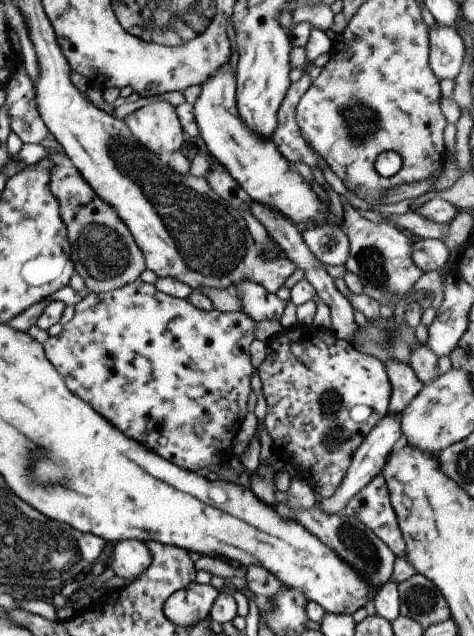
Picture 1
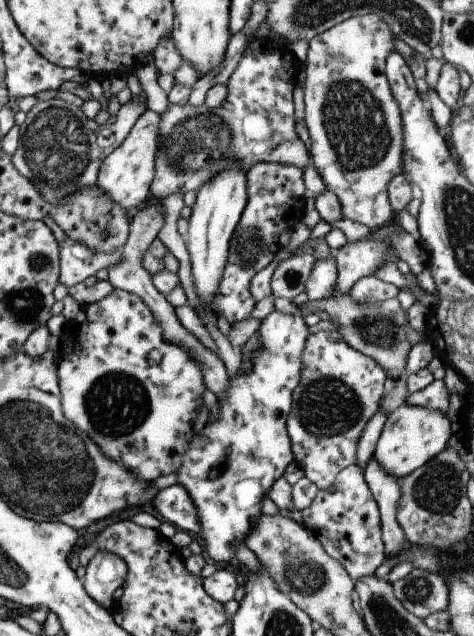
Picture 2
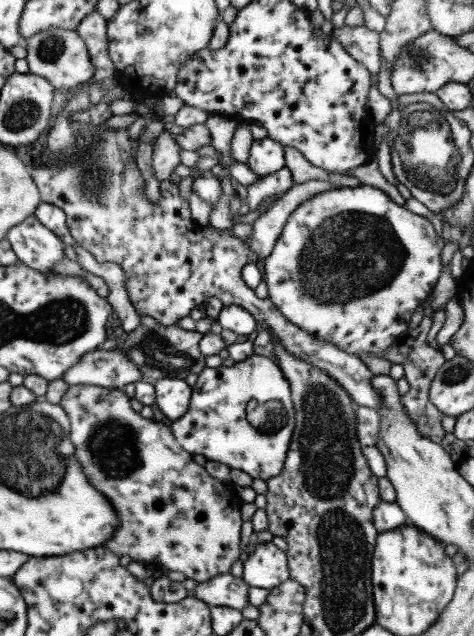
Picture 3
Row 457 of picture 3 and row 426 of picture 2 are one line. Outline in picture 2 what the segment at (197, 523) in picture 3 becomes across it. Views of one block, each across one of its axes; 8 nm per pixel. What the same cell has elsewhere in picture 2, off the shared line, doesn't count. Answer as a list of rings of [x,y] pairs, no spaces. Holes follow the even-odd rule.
[[[113,289],[109,294],[103,297],[97,302],[91,304],[84,304],[82,306],[83,316],[85,319],[79,324],[76,324],[77,320],[71,320],[70,324],[67,324],[63,332],[60,334],[60,349],[59,353],[61,358],[56,360],[57,366],[57,384],[60,394],[61,412],[63,416],[73,422],[76,428],[79,428],[81,432],[85,432],[95,444],[97,448],[103,452],[103,456],[107,460],[113,460],[118,464],[123,464],[129,472],[133,472],[133,476],[137,476],[139,480],[145,480],[145,482],[151,482],[159,476],[171,474],[171,472],[177,472],[179,466],[181,466],[181,460],[183,460],[183,452],[189,444],[189,440],[193,438],[193,422],[198,414],[198,408],[203,405],[201,394],[204,390],[208,390],[207,386],[203,384],[203,376],[199,372],[199,366],[197,366],[197,360],[189,356],[189,352],[179,346],[177,342],[167,342],[163,340],[163,334],[161,334],[161,328],[149,308],[146,304],[143,304],[139,300],[139,296],[127,292],[127,290]],[[149,350],[159,350],[161,352],[161,360],[153,366],[149,366]]]

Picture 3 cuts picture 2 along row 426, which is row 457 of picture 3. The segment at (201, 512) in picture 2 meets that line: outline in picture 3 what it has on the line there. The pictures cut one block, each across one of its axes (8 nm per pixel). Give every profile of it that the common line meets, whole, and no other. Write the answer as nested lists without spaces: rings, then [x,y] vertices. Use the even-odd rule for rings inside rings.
[[[253,353],[229,367],[204,366],[196,375],[195,383],[190,386],[188,410],[169,426],[176,444],[187,452],[201,454],[206,460],[220,462],[229,469],[240,470],[252,479],[266,481],[277,476],[283,468],[295,426],[289,383],[277,362]]]

